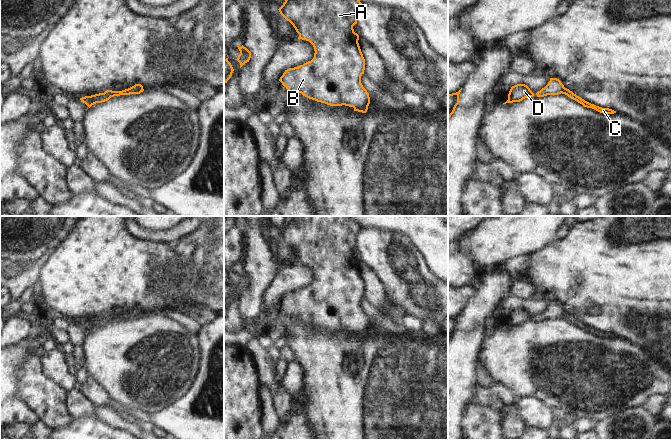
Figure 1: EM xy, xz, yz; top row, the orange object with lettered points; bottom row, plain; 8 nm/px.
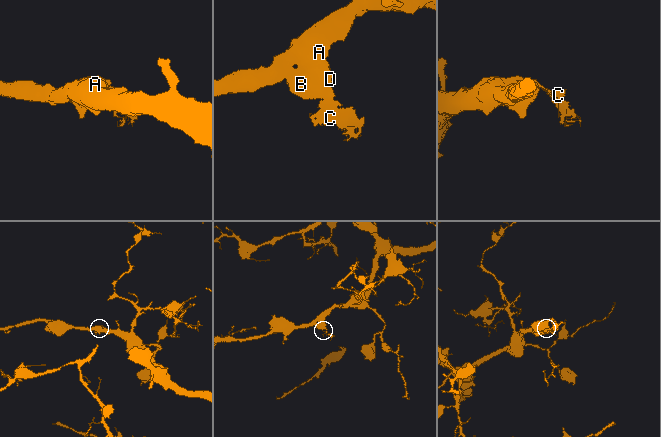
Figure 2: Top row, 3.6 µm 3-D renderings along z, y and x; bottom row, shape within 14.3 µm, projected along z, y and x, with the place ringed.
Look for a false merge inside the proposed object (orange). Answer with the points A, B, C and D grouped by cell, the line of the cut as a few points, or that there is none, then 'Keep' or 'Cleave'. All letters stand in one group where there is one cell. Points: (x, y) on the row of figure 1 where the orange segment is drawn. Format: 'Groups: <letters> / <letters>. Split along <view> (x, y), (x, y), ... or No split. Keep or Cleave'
Groups: A B D / C. Split along xz (367, 105), (354, 108). Cleave.

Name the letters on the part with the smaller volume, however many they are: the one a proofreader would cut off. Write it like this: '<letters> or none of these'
C

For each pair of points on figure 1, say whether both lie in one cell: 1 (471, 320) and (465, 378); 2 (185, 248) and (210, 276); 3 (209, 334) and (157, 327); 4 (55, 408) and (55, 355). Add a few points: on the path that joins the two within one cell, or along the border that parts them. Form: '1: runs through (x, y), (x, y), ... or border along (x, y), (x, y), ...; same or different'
1: runs through (470, 334), (465, 346), (465, 364); same
2: border along (196, 246), (192, 263), (198, 270), (187, 280); different
3: border along (199, 332), (203, 356); different
4: border along (42, 360), (45, 372), (69, 391); different

